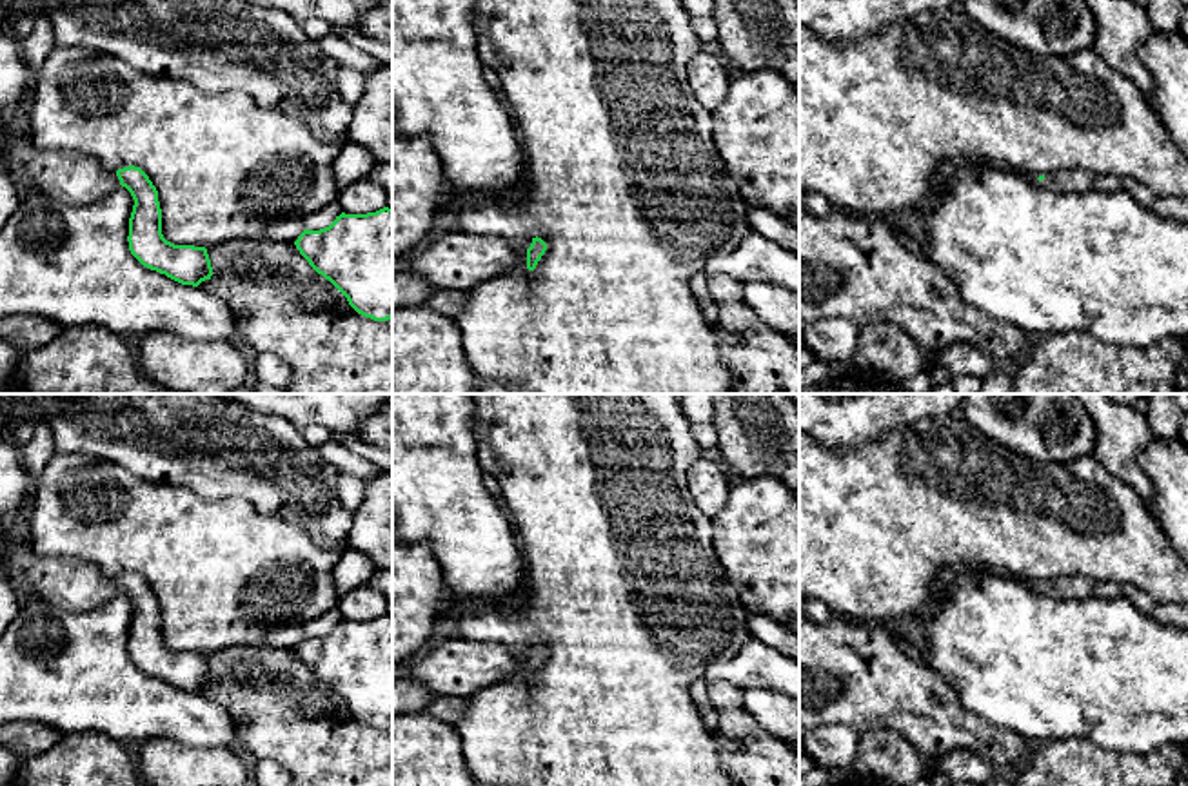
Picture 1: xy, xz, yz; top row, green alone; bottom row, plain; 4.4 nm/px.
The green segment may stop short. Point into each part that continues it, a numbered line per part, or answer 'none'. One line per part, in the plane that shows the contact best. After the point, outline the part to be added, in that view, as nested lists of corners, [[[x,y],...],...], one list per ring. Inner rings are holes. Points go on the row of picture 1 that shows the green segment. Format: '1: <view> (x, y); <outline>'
1: xy (73, 178); [[[0,120],[0,147],[13,165],[25,169],[36,191],[67,205],[85,205],[118,191],[116,171],[71,151],[40,151],[25,133],[15,133]]]

